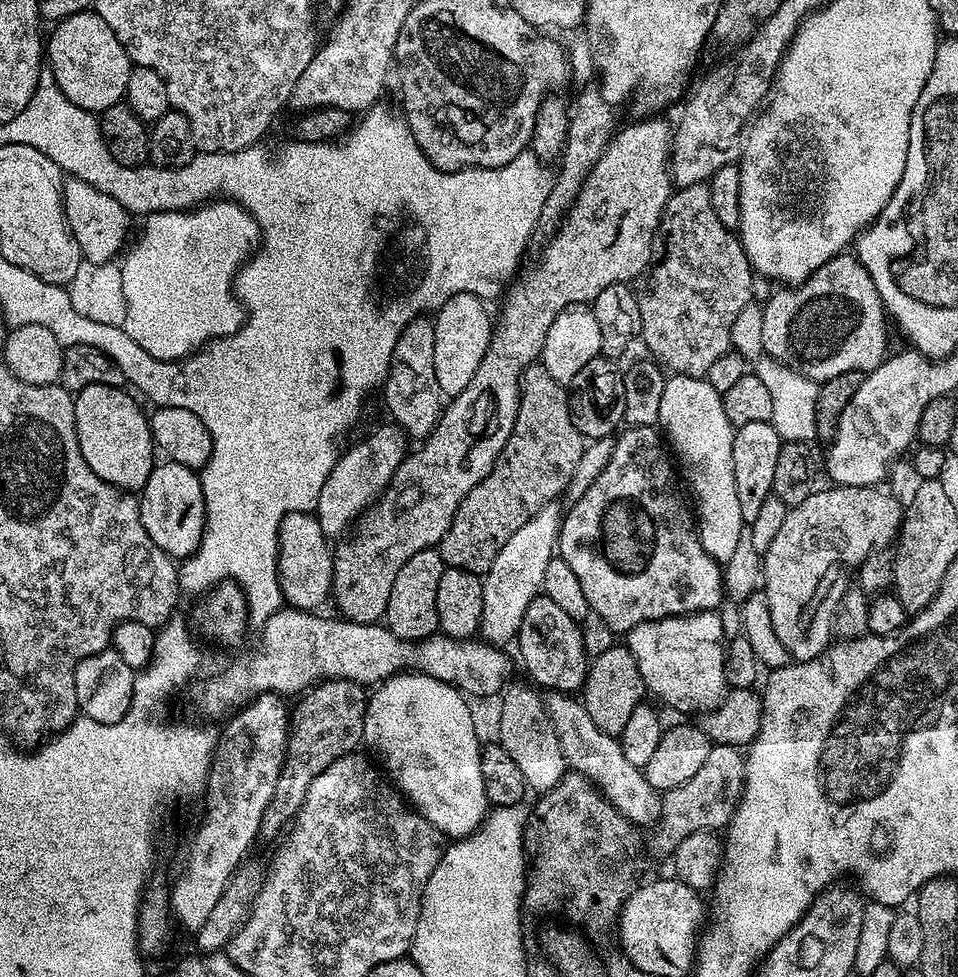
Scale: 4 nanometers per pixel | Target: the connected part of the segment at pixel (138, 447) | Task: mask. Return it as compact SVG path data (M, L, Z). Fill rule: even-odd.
M99 384L86 386L86 390L75 393L74 418L78 446L82 450L82 458L86 458L86 466L90 466L98 478L116 488L140 490L154 467L152 425L135 400L137 397L131 391L124 391L123 387Z

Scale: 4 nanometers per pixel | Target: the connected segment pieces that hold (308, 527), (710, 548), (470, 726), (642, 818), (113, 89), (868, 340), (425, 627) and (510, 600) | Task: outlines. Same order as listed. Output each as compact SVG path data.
M292 512L280 523L280 557L278 566L280 572L280 587L285 593L300 592L299 607L304 610L319 609L323 600L329 599L332 591L332 557L333 549L330 547L328 537L322 534L322 526L316 521L312 512Z
M669 375L662 392L658 424L679 467L681 464L688 475L694 519L702 546L710 558L723 566L734 555L739 532L746 527L742 510L738 507L738 486L734 486L734 426L730 418L726 418L724 397L714 390L714 386L710 386L706 378Z
M397 674L388 677L369 695L364 719L363 743L369 744L380 755L379 763L388 766L390 776L392 771L391 779L400 780L399 791L407 797L411 807L448 838L471 836L483 824L485 813L490 808L482 778L482 739L476 733L476 720L467 703L471 704L460 689L438 678Z
M550 690L542 699L555 733L558 734L565 765L595 784L607 800L633 825L655 825L661 814L661 797L656 789L646 782L643 771L627 761L619 739L599 730L591 721L583 701L571 693Z
M95 10L70 14L53 28L56 29L52 37L46 40L46 68L52 73L58 90L62 90L74 106L93 114L121 103L134 65L114 30L106 26Z
M855 255L836 256L814 270L814 274L810 274L810 278L802 283L784 286L779 290L781 292L769 298L764 308L764 317L760 320L760 340L771 359L791 362L810 379L823 382L847 372L870 373L889 355L890 317L878 294L878 286L874 286L874 278L870 278L866 266L862 266Z
M427 548L414 554L414 558L410 558L410 562L406 562L402 570L398 570L398 578L394 578L394 590L390 590L386 627L399 640L419 642L441 631L438 614L438 584L445 567L439 551L436 548Z
M556 502L542 506L542 510L538 510L538 514L530 518L530 522L526 522L526 526L522 526L509 538L488 571L483 573L482 612L478 632L487 643L497 646L511 645L520 632L526 606L530 606L535 596L541 595L546 566L552 561L558 548L562 519L560 506Z

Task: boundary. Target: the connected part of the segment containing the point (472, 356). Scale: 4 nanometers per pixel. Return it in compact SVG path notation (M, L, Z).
M463 292L448 299L435 313L434 371L436 382L445 397L457 396L466 388L489 348L494 322L487 308L479 296Z

